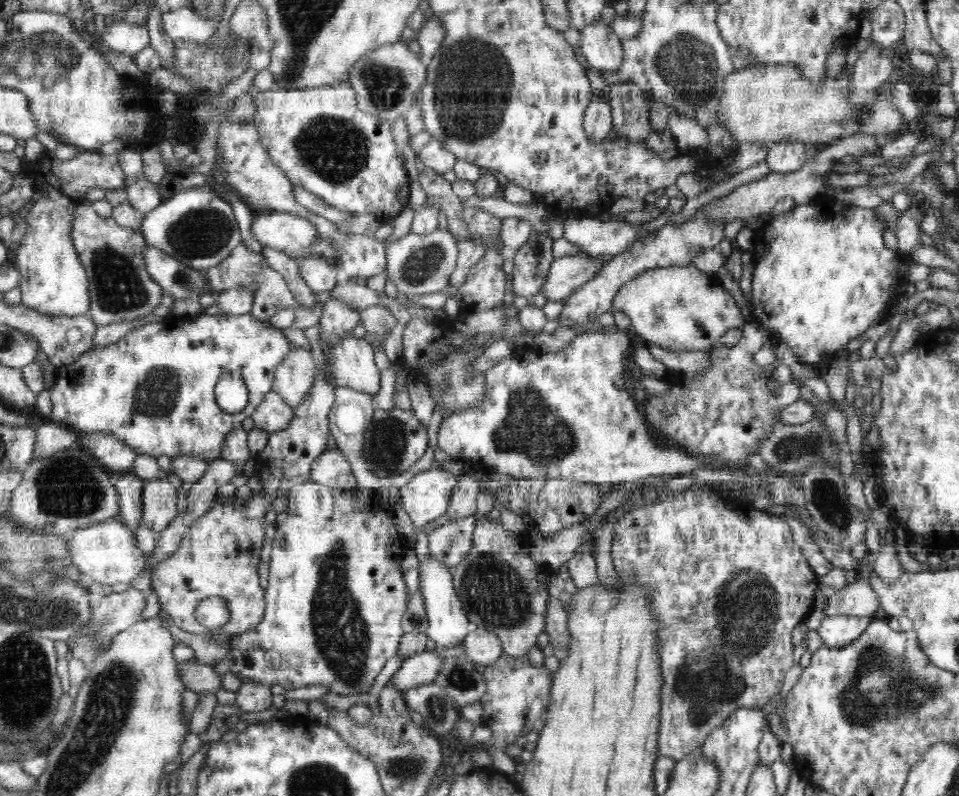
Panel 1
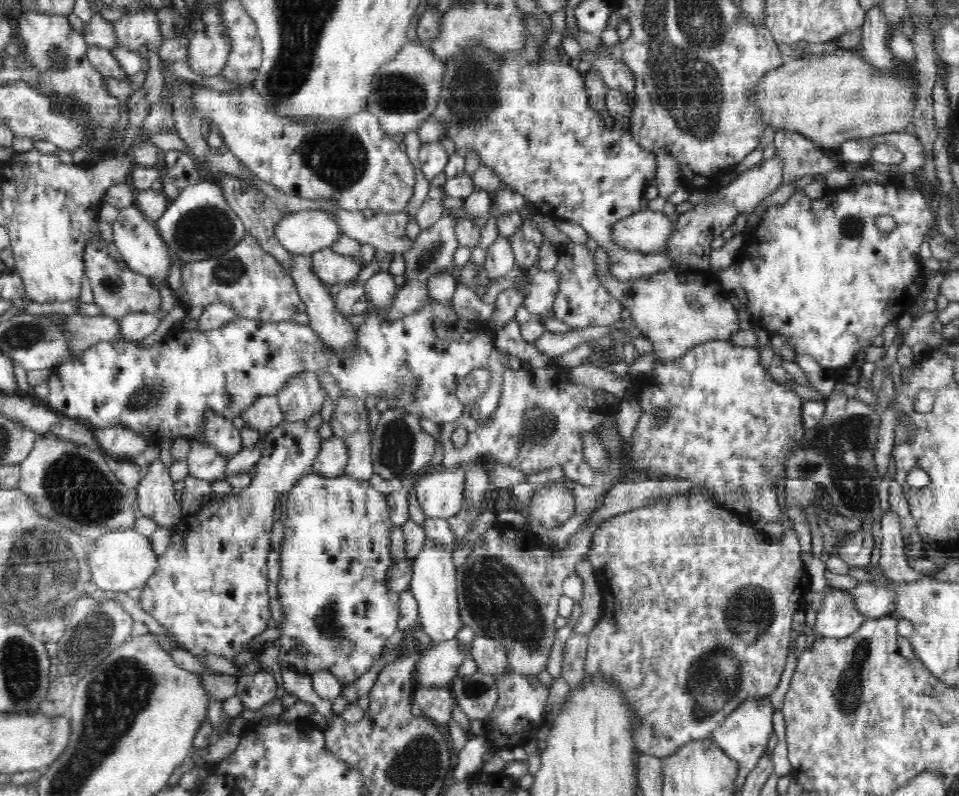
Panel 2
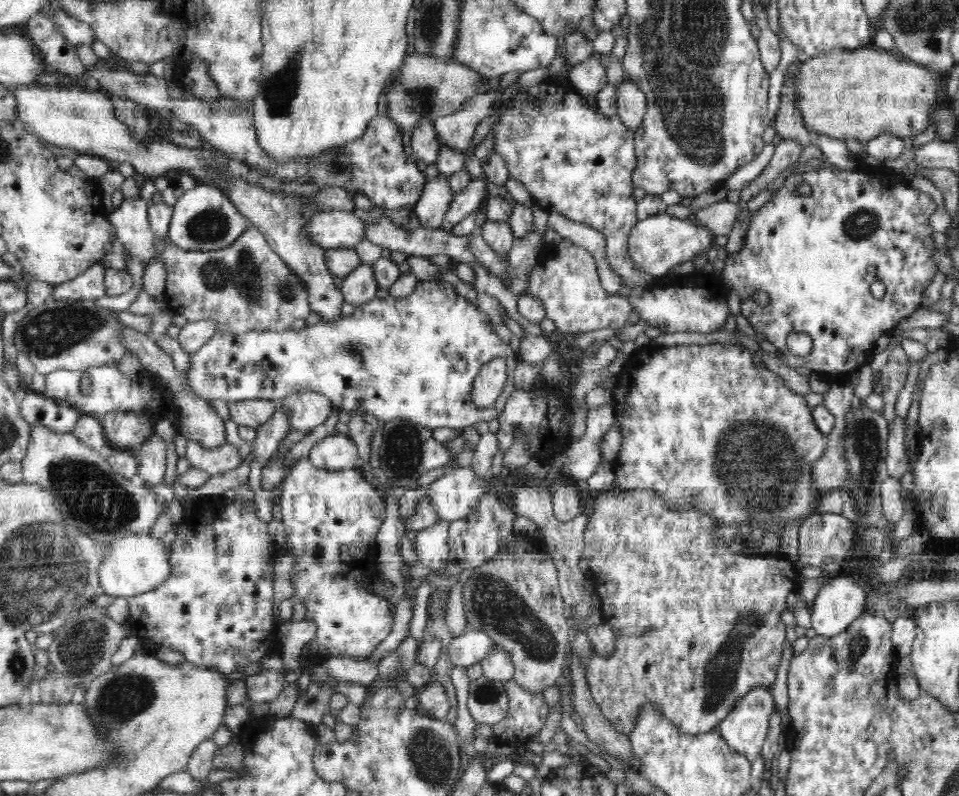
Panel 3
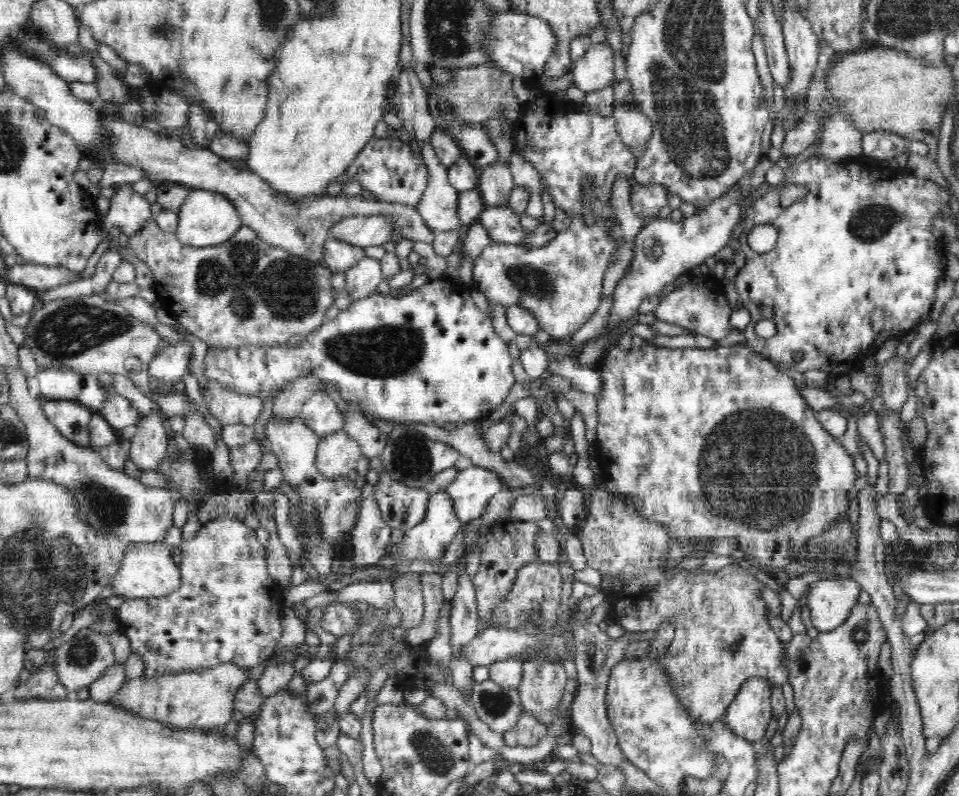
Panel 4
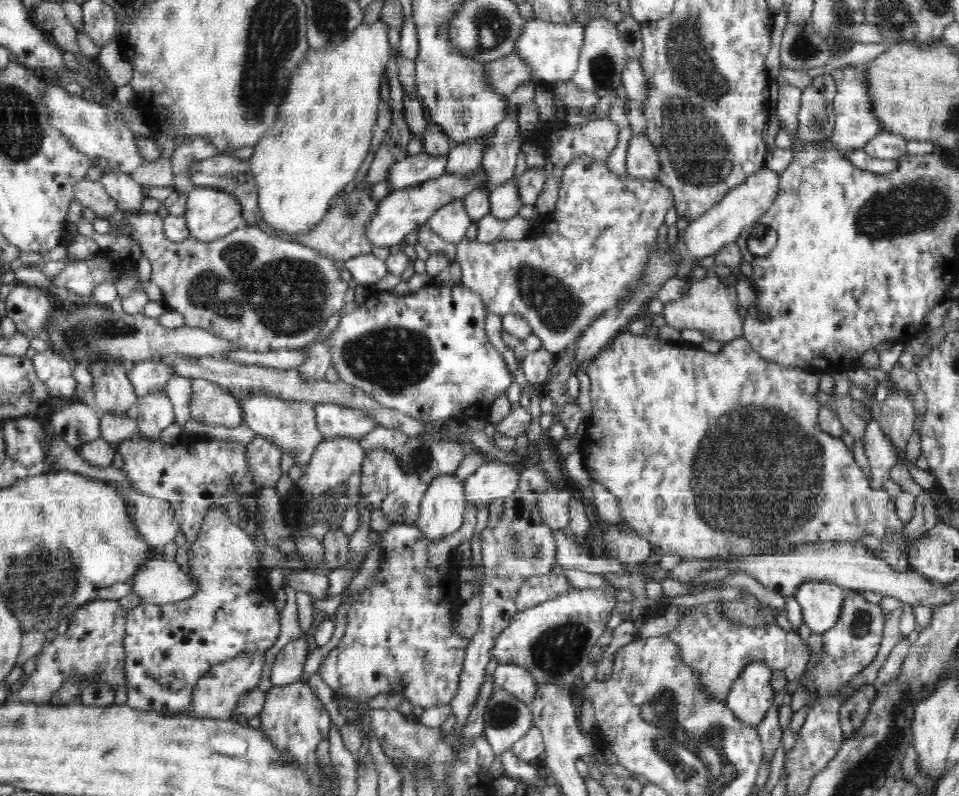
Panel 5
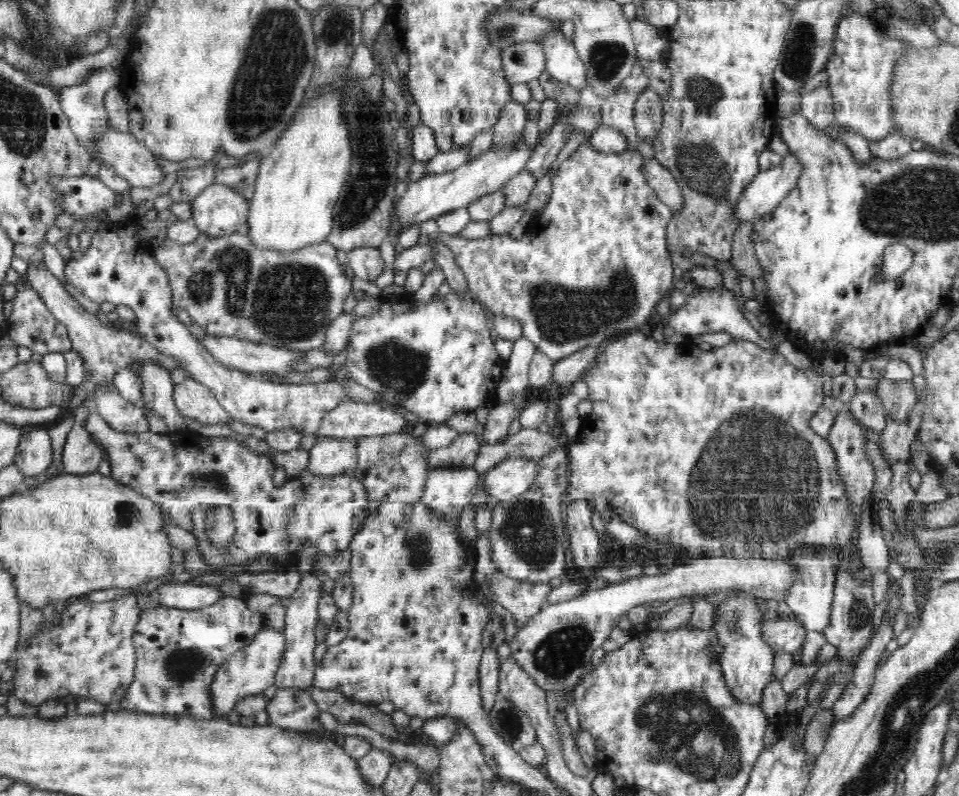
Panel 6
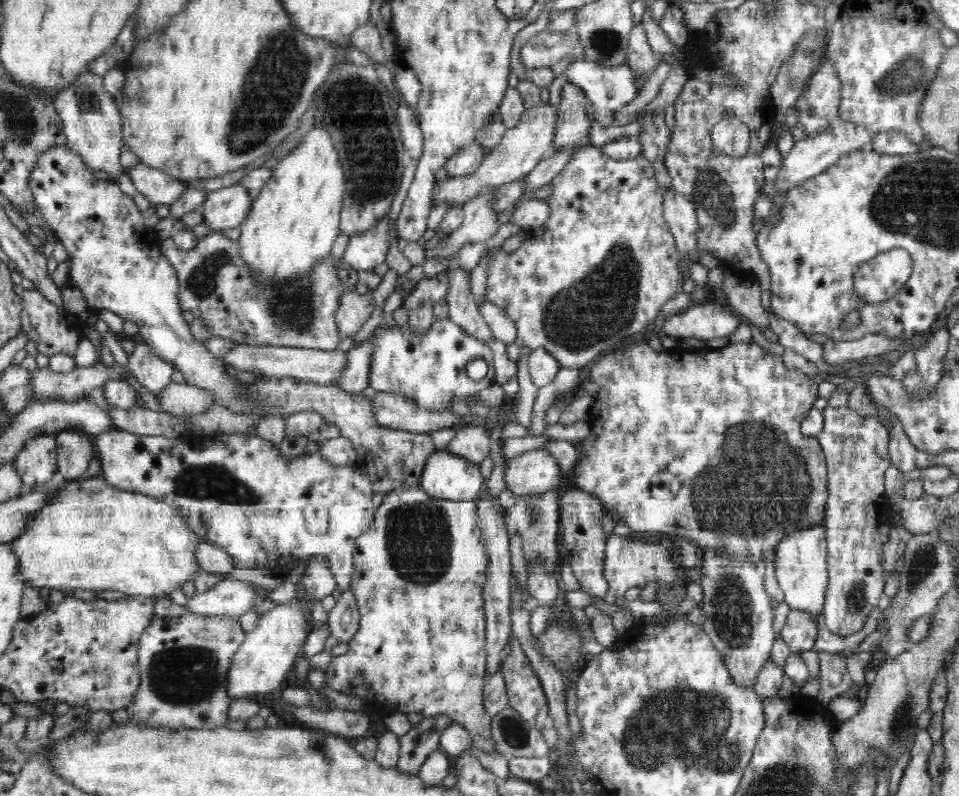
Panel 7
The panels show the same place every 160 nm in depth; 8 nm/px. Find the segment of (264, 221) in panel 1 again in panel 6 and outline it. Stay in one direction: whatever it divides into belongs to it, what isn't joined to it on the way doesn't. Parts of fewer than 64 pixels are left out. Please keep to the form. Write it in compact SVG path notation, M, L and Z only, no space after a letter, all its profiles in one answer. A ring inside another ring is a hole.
M521 140L509 142L503 147L492 147L482 156L472 159L469 163L442 174L428 174L418 182L410 182L406 190L401 189L402 196L396 200L391 213L397 211L399 218L398 234L402 229L415 222L437 219L441 214L457 208L467 208L478 198L501 191L518 172L526 169L526 164L533 150L525 146Z

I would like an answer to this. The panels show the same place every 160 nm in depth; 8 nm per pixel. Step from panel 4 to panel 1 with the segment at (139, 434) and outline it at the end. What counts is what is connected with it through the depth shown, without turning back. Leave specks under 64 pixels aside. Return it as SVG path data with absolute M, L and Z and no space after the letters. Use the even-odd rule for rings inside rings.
M157 478L145 483L141 494L141 522L156 533L166 530L179 514L177 505L178 489L168 478Z

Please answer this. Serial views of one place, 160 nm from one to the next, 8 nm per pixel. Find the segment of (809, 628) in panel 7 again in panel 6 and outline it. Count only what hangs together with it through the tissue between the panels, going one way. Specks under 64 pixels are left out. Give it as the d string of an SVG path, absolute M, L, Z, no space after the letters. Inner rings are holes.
M794 614L774 621L764 621L762 637L768 641L772 652L784 651L790 654L803 648L807 630Z

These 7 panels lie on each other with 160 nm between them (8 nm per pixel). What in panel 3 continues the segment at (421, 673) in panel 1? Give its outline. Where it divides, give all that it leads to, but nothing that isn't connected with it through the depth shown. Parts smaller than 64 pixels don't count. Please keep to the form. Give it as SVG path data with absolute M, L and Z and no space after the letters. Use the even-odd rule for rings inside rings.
M466 630L463 635L452 638L449 644L449 659L453 666L463 668L484 661L490 650L501 650L502 647L488 636L477 630Z

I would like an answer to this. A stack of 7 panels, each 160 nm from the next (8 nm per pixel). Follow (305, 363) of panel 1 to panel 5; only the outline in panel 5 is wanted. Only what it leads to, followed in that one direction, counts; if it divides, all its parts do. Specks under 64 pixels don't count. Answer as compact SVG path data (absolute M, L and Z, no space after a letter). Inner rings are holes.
M317 403L316 426L325 439L350 437L362 440L368 432L378 428L372 415L362 413L354 407L345 407L334 403Z

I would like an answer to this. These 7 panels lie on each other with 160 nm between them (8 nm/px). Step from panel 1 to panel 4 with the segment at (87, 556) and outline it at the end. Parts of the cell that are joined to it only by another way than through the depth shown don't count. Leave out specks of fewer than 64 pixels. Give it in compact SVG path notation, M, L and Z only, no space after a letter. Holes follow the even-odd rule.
M163 541L154 543L130 543L118 573L112 580L115 595L124 598L161 598L180 589L181 573L174 563L172 548Z

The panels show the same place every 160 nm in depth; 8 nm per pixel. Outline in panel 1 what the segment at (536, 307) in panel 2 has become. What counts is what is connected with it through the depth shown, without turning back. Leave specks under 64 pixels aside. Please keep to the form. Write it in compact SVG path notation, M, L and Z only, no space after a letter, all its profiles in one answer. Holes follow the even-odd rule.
M575 255L554 259L541 292L547 300L562 301L599 274L602 255Z

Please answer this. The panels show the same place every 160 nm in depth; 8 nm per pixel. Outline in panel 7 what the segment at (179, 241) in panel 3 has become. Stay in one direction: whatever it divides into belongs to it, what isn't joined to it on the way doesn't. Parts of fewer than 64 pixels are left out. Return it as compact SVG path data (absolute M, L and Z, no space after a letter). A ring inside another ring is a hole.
M237 183L228 188L220 188L207 194L201 206L203 221L213 232L224 232L241 226L252 206L253 199L244 186Z

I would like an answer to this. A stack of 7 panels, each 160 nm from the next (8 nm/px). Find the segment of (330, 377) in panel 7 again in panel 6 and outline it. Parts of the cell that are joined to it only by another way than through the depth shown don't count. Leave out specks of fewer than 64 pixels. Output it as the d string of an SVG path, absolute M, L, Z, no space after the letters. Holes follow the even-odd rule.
M206 334L199 341L220 364L245 373L260 375L274 372L283 375L292 370L292 366L304 356L304 351L255 343L235 337Z

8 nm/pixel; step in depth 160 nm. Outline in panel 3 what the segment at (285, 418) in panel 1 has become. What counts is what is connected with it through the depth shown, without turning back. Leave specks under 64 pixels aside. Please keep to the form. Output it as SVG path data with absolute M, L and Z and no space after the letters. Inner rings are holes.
M254 399L228 403L231 420L238 426L250 426L255 429L268 422L277 407L277 401Z

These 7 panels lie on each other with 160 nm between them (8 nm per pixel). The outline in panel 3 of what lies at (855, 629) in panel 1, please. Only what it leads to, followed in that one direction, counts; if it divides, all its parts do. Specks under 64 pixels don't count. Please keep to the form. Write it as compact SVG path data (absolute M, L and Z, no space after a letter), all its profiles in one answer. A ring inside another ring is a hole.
M842 572L831 576L820 588L811 613L811 627L818 635L834 636L846 630L852 621L865 612L868 589L857 577Z

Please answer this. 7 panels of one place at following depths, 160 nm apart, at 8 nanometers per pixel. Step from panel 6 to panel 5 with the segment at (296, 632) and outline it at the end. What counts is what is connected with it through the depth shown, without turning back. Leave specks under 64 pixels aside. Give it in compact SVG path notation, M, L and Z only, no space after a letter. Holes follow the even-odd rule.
M305 636L283 646L270 668L272 686L284 686L302 681L308 654L308 642Z

